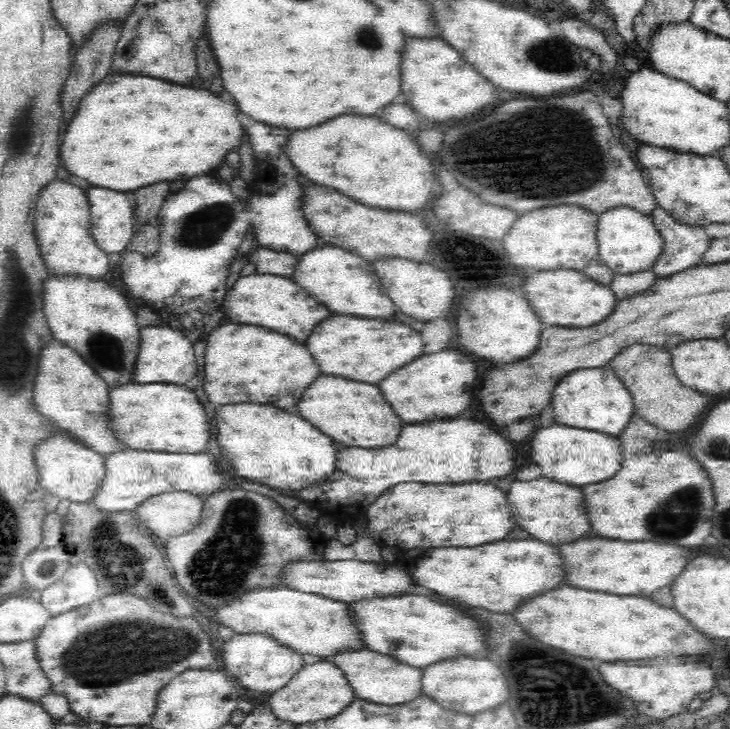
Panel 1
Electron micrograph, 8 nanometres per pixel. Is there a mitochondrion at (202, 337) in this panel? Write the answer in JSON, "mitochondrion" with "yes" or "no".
{"mitochondrion":"no"}

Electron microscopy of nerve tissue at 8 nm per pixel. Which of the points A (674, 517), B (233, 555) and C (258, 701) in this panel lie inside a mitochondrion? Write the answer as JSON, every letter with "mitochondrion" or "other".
{"A":"mitochondrion","B":"mitochondrion","C":"other"}

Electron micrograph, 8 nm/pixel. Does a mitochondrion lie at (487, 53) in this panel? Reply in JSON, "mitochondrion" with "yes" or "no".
{"mitochondrion":"no"}

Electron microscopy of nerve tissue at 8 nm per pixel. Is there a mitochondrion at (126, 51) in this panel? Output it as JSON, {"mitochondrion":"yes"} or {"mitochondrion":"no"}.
{"mitochondrion":"no"}

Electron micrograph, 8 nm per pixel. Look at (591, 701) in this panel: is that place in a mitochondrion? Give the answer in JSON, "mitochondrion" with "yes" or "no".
{"mitochondrion":"yes"}

